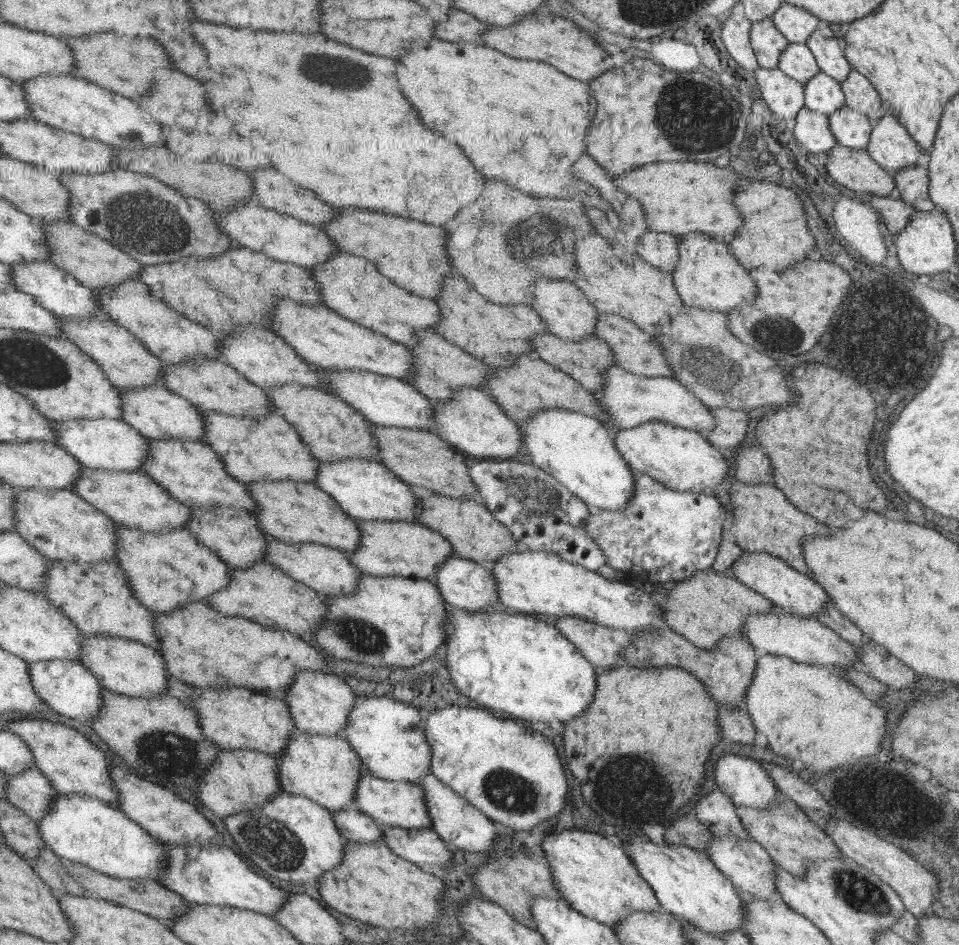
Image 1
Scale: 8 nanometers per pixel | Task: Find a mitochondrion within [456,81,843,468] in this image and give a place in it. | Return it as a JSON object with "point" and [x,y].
{"point":[524,243]}

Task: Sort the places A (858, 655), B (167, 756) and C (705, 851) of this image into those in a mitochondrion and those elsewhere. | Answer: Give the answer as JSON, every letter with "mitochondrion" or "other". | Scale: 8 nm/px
{"A":"other","B":"mitochondrion","C":"other"}

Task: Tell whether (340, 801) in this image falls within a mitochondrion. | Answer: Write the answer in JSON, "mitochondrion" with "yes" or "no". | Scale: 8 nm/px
{"mitochondrion":"no"}

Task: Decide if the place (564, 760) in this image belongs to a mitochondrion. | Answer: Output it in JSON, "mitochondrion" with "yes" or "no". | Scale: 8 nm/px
{"mitochondrion":"no"}

